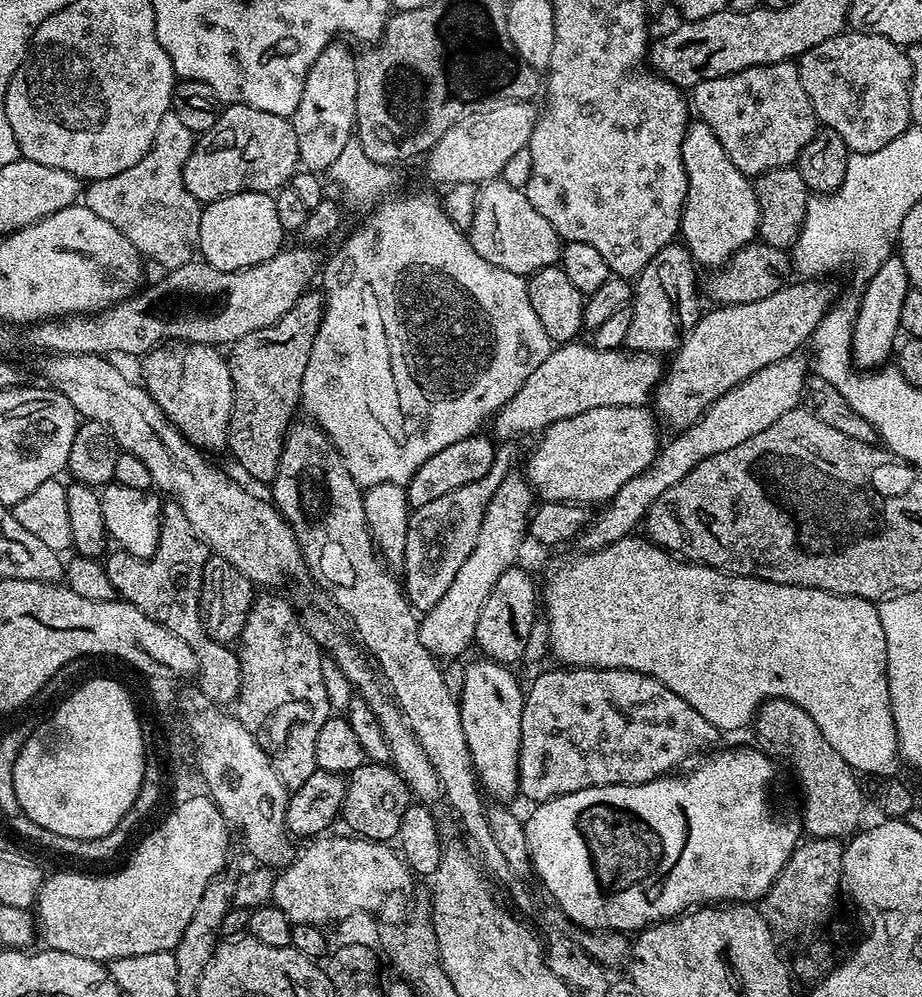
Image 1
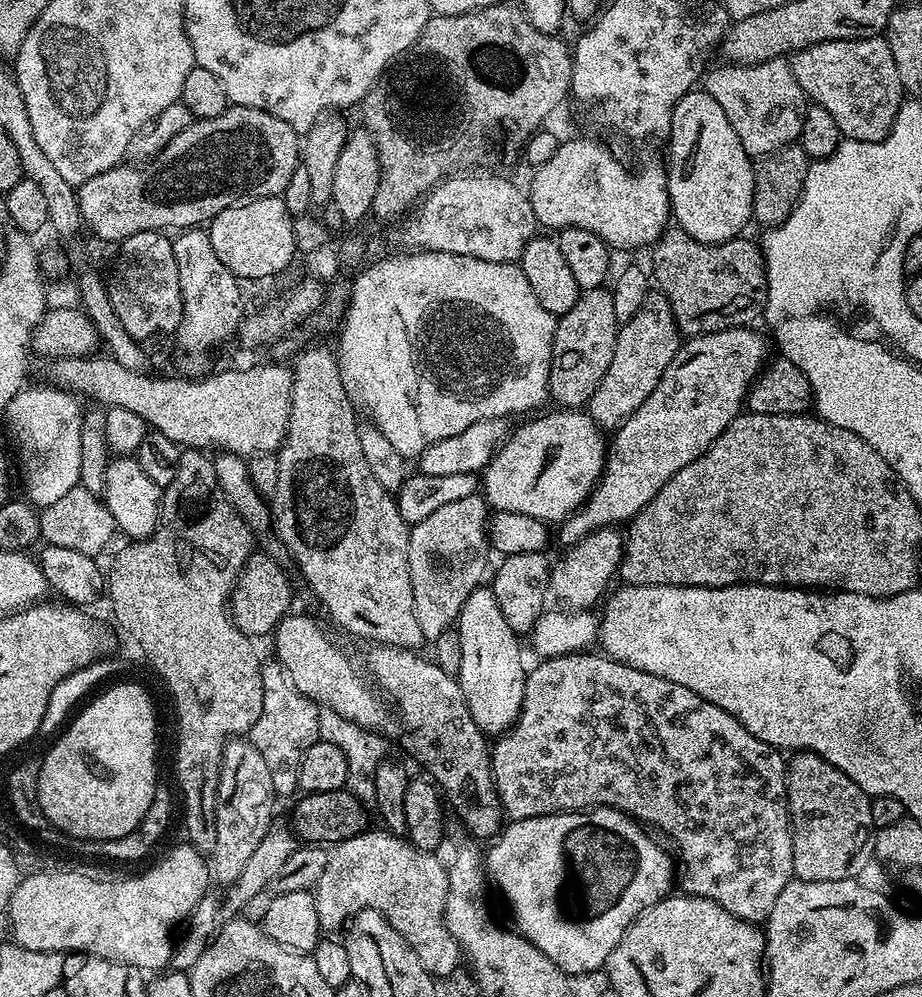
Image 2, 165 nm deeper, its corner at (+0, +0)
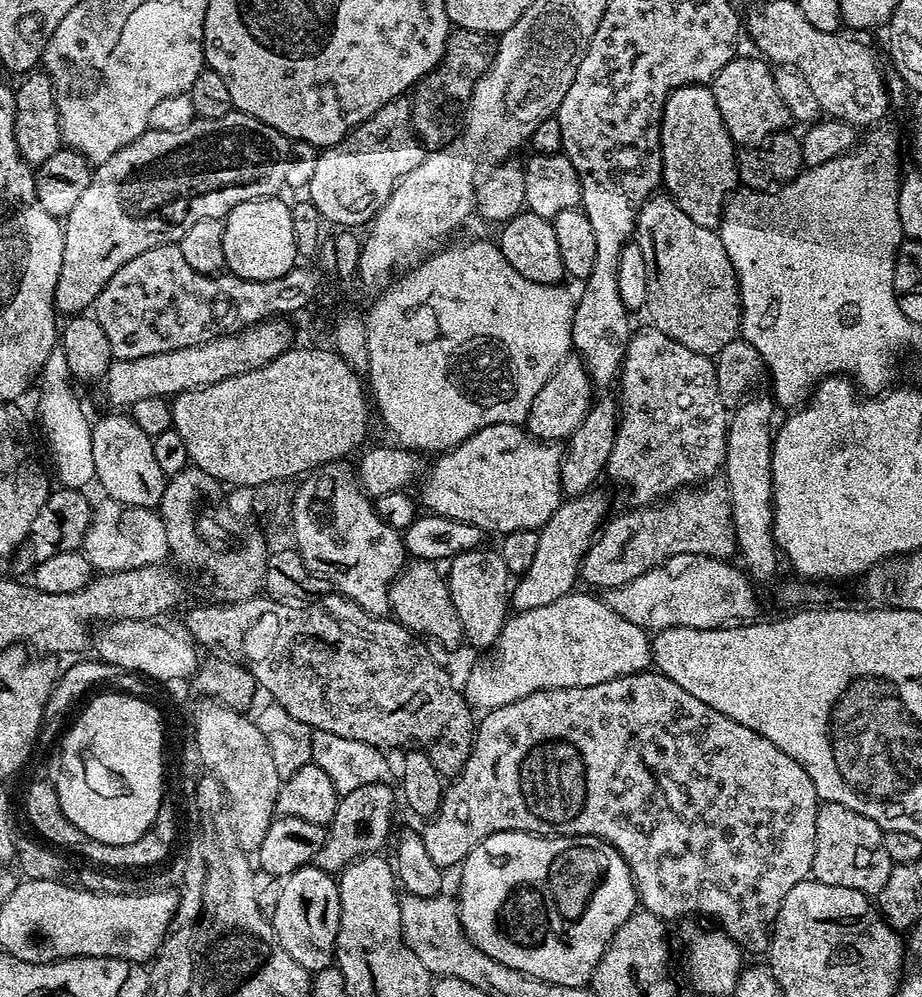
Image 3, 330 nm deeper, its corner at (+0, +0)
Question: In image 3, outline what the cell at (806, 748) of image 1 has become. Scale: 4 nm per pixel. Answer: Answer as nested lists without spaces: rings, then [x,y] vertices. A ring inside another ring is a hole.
[[[821,803],[814,822],[814,862],[811,879],[826,886],[846,886],[865,894],[878,894],[890,878],[894,862],[884,849],[885,831],[850,806]]]

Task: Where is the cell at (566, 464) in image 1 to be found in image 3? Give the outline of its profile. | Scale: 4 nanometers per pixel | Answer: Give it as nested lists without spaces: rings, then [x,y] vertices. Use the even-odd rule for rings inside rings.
[[[495,424],[486,426],[470,438],[466,438],[455,448],[439,453],[431,461],[422,483],[419,485],[418,500],[433,516],[445,516],[458,522],[466,522],[480,528],[481,533],[503,534],[519,528],[539,528],[558,510],[562,503],[560,490],[560,458],[562,448],[559,443],[535,440],[519,424]]]

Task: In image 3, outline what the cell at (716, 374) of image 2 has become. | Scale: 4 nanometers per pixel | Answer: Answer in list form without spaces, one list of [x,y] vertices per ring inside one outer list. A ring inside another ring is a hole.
[[[599,490],[583,492],[560,503],[558,510],[554,510],[551,518],[538,530],[538,551],[534,554],[534,562],[530,562],[530,570],[511,585],[510,604],[516,612],[550,606],[550,602],[558,602],[558,598],[567,596],[577,587],[584,555],[605,523],[607,512],[608,500]]]

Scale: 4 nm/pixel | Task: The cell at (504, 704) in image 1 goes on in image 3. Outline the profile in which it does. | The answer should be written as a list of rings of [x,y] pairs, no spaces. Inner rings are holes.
[[[479,547],[453,556],[447,565],[448,572],[446,568],[446,579],[454,610],[458,610],[458,618],[462,618],[465,641],[476,648],[491,649],[510,615],[510,574],[499,551],[484,551]]]

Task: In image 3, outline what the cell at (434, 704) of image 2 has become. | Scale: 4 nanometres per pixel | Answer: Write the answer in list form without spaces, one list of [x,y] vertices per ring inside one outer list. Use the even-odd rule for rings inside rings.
[[[253,598],[250,600],[234,600],[231,602],[215,602],[216,604],[208,605],[204,604],[201,608],[192,608],[188,612],[188,617],[185,618],[184,624],[187,635],[191,637],[193,641],[197,638],[202,638],[202,646],[204,645],[204,638],[208,641],[208,638],[212,640],[214,636],[220,634],[220,638],[226,638],[226,644],[230,650],[238,650],[238,654],[242,654],[243,660],[250,660],[250,662],[256,662],[248,668],[254,668],[254,674],[258,672],[258,678],[264,678],[262,682],[268,682],[272,689],[267,693],[269,697],[275,703],[280,704],[285,710],[286,714],[290,714],[298,722],[302,722],[307,728],[316,729],[318,731],[330,731],[331,734],[338,735],[342,739],[352,739],[358,742],[368,743],[370,747],[376,747],[381,750],[389,750],[388,748],[396,748],[399,744],[408,744],[413,740],[415,747],[428,755],[430,762],[434,762],[434,766],[439,770],[441,777],[455,778],[456,775],[462,770],[462,766],[466,762],[466,758],[472,752],[472,742],[474,739],[474,715],[473,709],[470,707],[467,700],[464,699],[463,691],[459,687],[456,688],[452,685],[452,680],[448,677],[450,674],[448,668],[438,666],[437,663],[430,658],[430,654],[427,653],[427,643],[417,633],[413,632],[410,628],[405,628],[403,623],[392,621],[392,618],[385,618],[383,616],[371,616],[366,610],[362,610],[357,606],[353,600],[344,600],[340,616],[336,612],[331,612],[328,608],[323,608],[323,603],[320,602],[300,602],[292,603],[285,602],[283,600],[273,600],[271,598]],[[262,640],[270,640],[270,644],[288,644],[288,668],[312,668],[312,676],[314,676],[314,694],[322,694],[322,696],[316,696],[316,700],[308,700],[308,694],[298,694],[298,684],[304,684],[304,680],[298,680],[296,674],[282,674],[282,670],[278,672],[278,682],[270,682],[270,674],[268,670],[264,668],[264,642]]]

